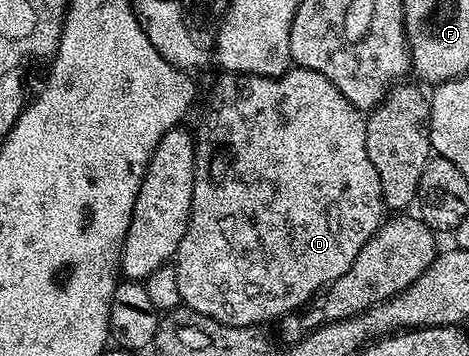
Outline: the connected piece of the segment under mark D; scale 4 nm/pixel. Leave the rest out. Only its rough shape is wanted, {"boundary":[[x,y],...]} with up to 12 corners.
{"boundary":[[225,72],[195,130],[182,303],[257,326],[381,227],[366,115]]}

